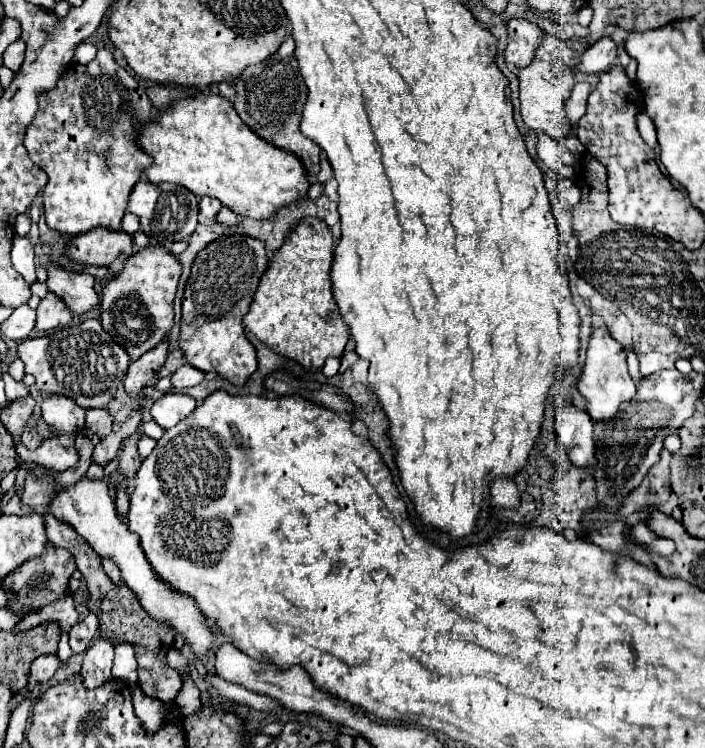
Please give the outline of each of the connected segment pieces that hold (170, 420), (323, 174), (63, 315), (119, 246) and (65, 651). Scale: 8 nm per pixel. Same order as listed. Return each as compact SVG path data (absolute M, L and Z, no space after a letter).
M169 392L151 406L151 414L159 426L171 428L183 418L187 418L195 410L195 406L195 398L179 392Z
M321 154L321 172L317 174L317 178L315 178L315 180L317 180L321 186L325 186L331 178L333 178L333 168L331 168L329 160L325 158L325 154Z
M49 294L37 306L35 328L41 332L53 330L53 328L65 328L65 326L69 326L71 320L73 320L73 314L65 306L65 302L61 298L57 298L55 294Z
M95 228L71 242L71 258L83 264L121 268L133 256L133 236L125 230Z
M65 632L65 634L61 636L61 640L59 640L56 656L62 663L71 658L71 646L69 646L69 634L67 634L67 632Z

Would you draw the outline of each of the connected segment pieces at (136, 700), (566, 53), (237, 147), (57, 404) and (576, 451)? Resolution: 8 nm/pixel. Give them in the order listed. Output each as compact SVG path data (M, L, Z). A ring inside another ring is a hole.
M138 685L130 686L130 688L135 716L141 720L143 728L147 728L149 732L157 732L164 722L161 701L147 696Z
M545 36L541 46L535 52L535 60L519 70L519 100L521 100L521 116L523 122L535 130L551 136L555 142L565 140L565 136L575 136L575 126L567 118L565 100L569 98L575 86L577 66L571 60L579 60L581 52L561 42L557 36ZM557 54L557 56L555 56Z
M215 94L195 96L171 104L169 110L157 122L141 128L139 146L153 156L153 164L145 170L149 182L181 184L199 196L213 196L221 200L223 206L235 210L239 216L249 216L253 220L273 218L277 210L305 198L311 186L305 174L305 166L301 158L297 158L297 154L281 150L265 142L261 136L253 134L253 130L249 130L245 122L239 118L239 114L233 110L233 104L229 104L229 100L225 100L223 96Z
M57 394L49 396L47 400L43 400L41 410L43 420L47 422L49 428L53 428L57 436L77 434L79 430L85 428L85 410L65 396Z
M557 396L557 438L565 448L569 460L577 468L593 468L595 440L593 420L587 412L565 404L565 396Z

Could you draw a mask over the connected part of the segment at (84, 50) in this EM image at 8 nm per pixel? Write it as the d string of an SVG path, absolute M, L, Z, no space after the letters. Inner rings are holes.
M82 43L76 48L72 62L81 65L88 64L95 58L97 51L92 44Z

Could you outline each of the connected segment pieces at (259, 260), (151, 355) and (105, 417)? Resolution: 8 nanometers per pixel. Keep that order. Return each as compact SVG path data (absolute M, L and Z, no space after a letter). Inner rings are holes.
M223 234L205 246L191 268L183 294L183 318L179 348L191 366L213 372L241 386L257 368L255 346L247 340L243 316L249 312L259 278L269 266L265 242L241 234Z
M163 340L153 350L143 354L139 360L133 360L129 364L129 372L125 378L127 394L139 394L143 390L143 386L149 384L157 376L165 358L167 358L167 340Z
M86 409L86 427L93 432L111 433L113 418L105 409Z

